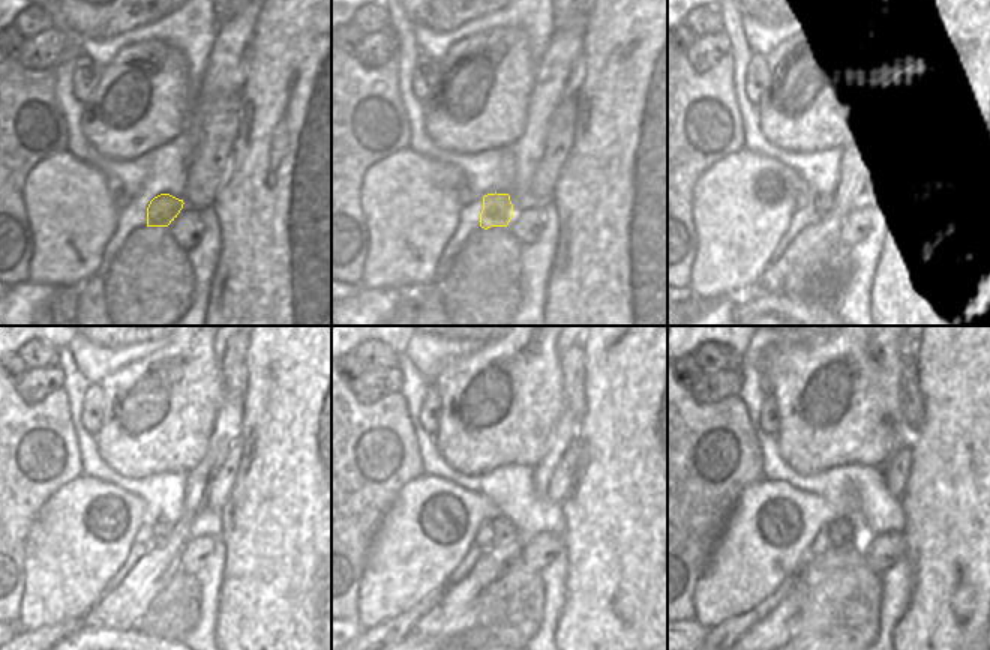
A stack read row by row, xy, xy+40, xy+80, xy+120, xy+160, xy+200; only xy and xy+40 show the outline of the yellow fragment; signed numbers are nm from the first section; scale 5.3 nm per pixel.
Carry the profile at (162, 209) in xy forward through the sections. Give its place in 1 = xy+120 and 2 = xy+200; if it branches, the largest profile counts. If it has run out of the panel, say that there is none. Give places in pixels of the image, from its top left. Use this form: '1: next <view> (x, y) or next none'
1: next xy+120 (161, 530)
2: next xy+200 (840, 532)

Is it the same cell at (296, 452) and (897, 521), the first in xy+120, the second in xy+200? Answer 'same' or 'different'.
different

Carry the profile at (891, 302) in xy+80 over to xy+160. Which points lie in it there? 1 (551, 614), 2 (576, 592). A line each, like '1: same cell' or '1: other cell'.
1: other cell
2: same cell

